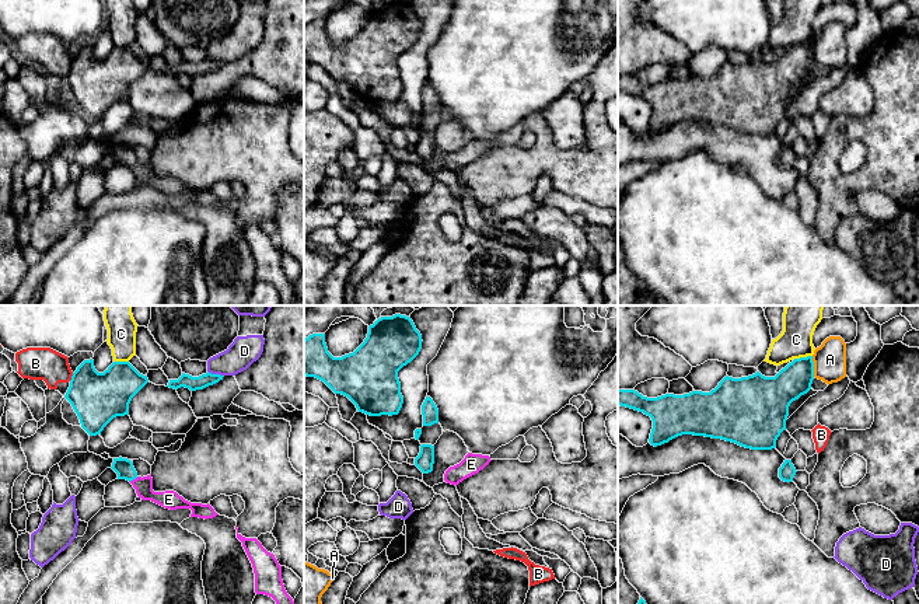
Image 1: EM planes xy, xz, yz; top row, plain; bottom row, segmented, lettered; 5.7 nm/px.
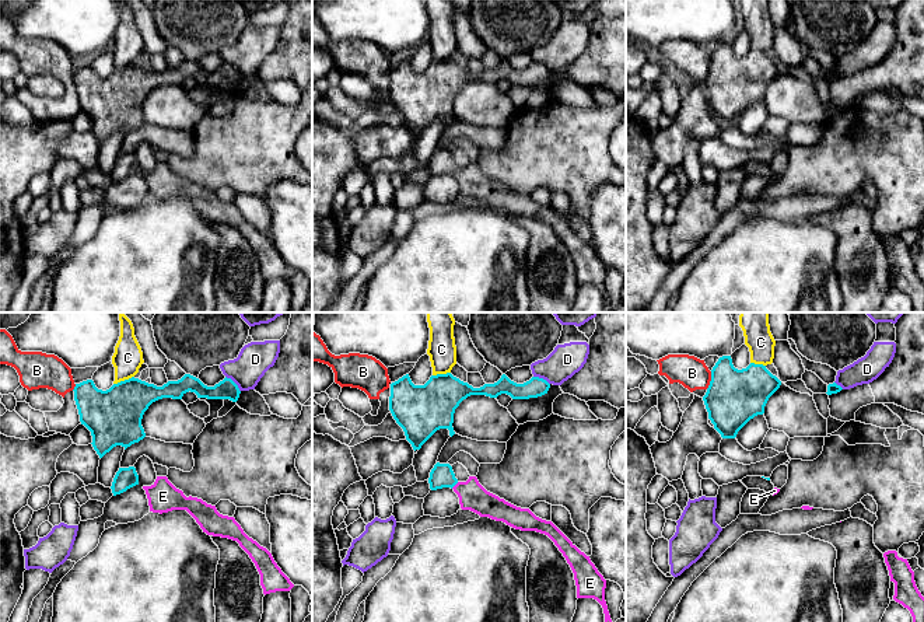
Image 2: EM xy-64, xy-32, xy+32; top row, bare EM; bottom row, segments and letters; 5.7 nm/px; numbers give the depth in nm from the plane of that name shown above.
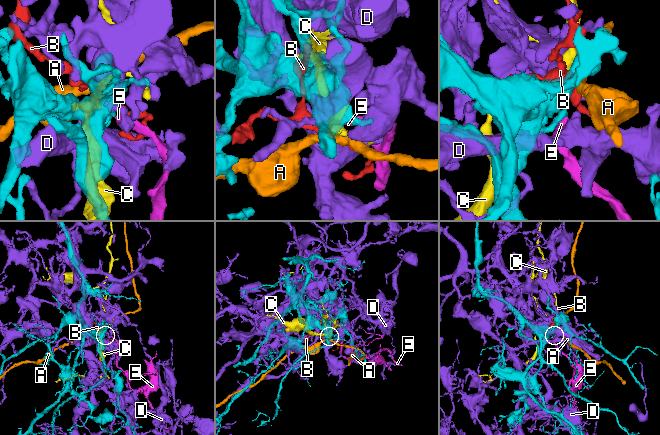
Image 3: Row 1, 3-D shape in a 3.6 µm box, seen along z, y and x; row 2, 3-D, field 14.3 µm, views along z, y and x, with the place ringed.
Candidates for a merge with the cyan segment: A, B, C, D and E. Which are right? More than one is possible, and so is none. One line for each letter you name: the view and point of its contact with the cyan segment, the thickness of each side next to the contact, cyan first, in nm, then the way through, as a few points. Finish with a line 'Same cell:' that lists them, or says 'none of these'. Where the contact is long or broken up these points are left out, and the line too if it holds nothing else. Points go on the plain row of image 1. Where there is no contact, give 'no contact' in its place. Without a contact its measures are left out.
E: contact xy (133, 164); calibres 110 and 110 nm; way xy (123, 153), (133, 164), (150, 181), (168, 185)
Same cell: E

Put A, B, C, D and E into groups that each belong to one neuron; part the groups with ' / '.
A / B / C / D / E

